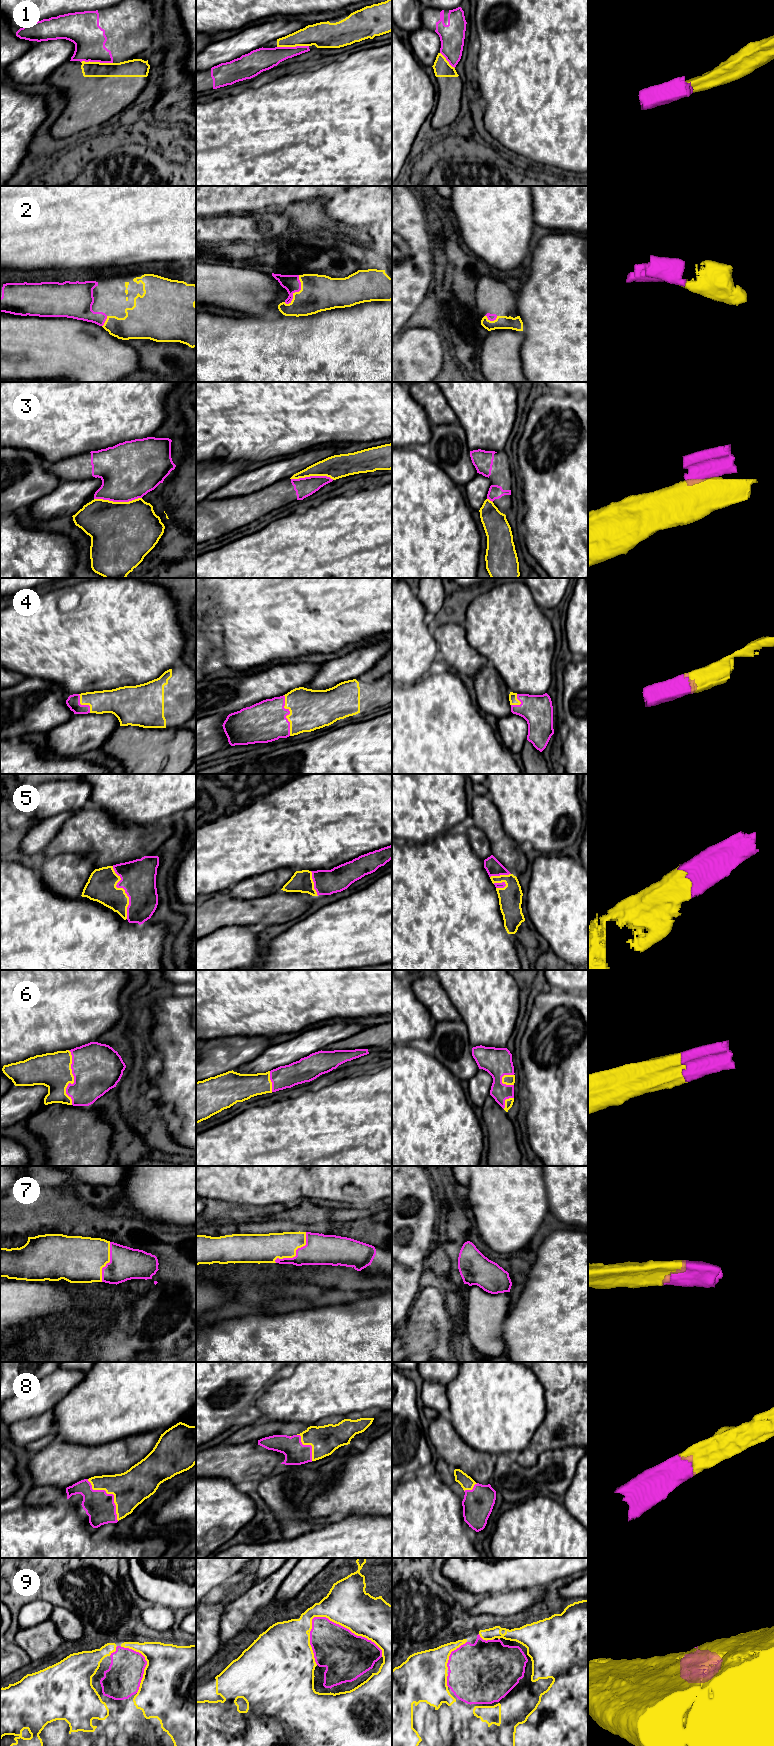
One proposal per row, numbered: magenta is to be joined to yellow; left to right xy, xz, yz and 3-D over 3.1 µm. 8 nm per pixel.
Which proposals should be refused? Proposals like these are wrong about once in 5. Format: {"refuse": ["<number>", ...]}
{"refuse": ["1", "3"]}

